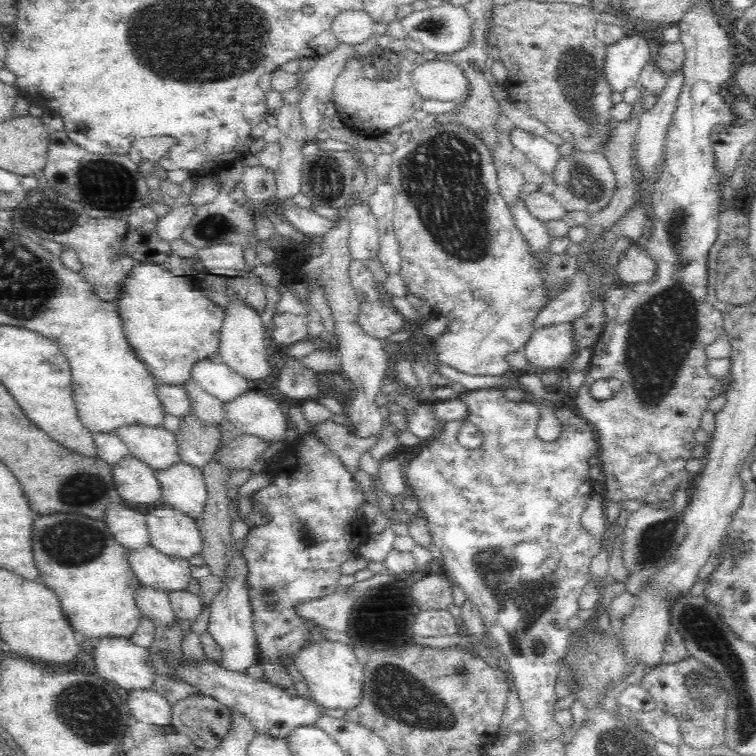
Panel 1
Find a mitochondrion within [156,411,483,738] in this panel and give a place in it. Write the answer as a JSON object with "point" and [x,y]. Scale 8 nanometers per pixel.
{"point":[397,693]}

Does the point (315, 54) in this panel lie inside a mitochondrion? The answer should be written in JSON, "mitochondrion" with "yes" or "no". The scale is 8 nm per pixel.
{"mitochondrion":"no"}

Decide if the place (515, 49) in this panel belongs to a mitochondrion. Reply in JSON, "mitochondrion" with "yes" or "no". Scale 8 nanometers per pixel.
{"mitochondrion":"no"}

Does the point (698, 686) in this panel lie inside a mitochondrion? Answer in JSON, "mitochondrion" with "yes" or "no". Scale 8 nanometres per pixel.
{"mitochondrion":"yes"}

